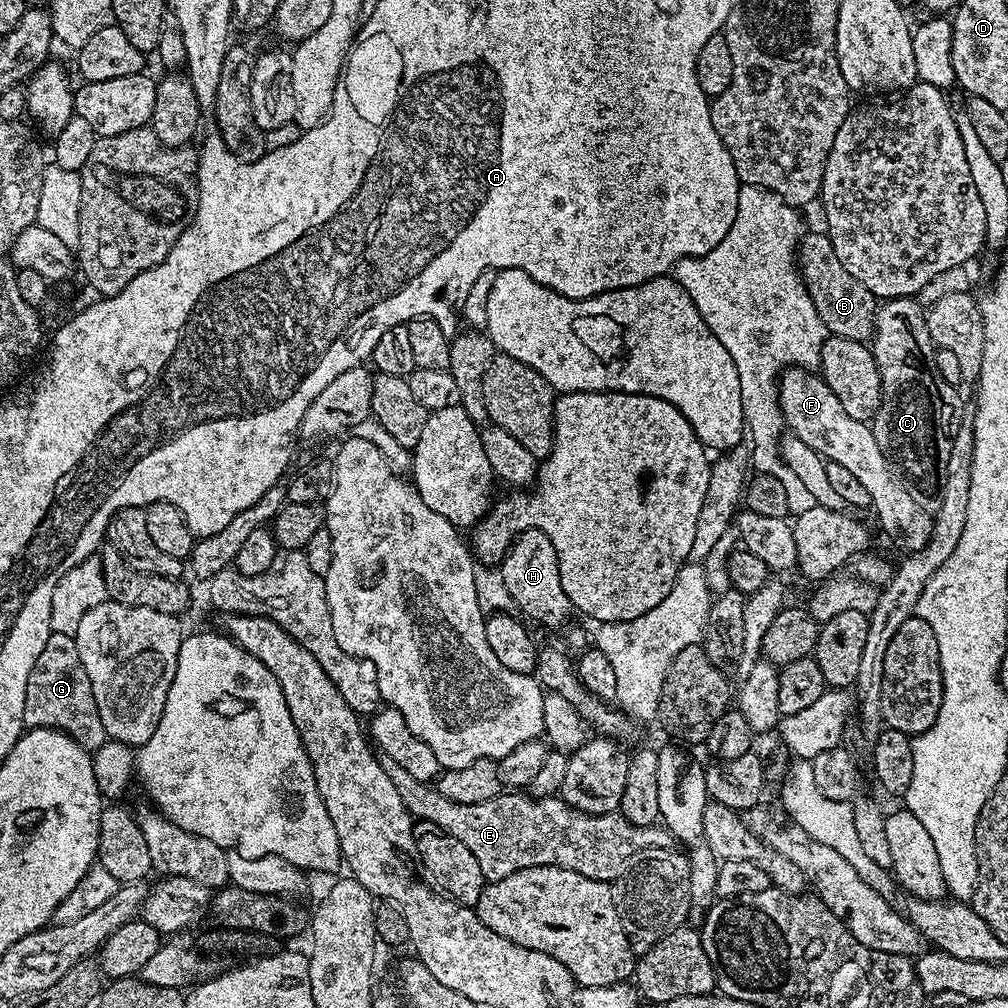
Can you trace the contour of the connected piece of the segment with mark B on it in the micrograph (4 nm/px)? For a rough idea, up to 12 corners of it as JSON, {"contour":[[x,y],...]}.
{"contour":[[829,235],[798,244],[798,272],[833,336],[867,341],[872,293]]}

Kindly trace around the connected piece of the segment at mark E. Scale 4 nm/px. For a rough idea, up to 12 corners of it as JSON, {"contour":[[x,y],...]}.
{"contour":[[383,761],[417,821],[454,834],[485,881],[516,872],[512,794],[462,804]]}

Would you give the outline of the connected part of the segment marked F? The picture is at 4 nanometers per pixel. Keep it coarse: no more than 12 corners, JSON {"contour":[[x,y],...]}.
{"contour":[[779,373],[780,415],[809,453],[866,486],[881,530],[920,551],[933,517],[823,376]]}

